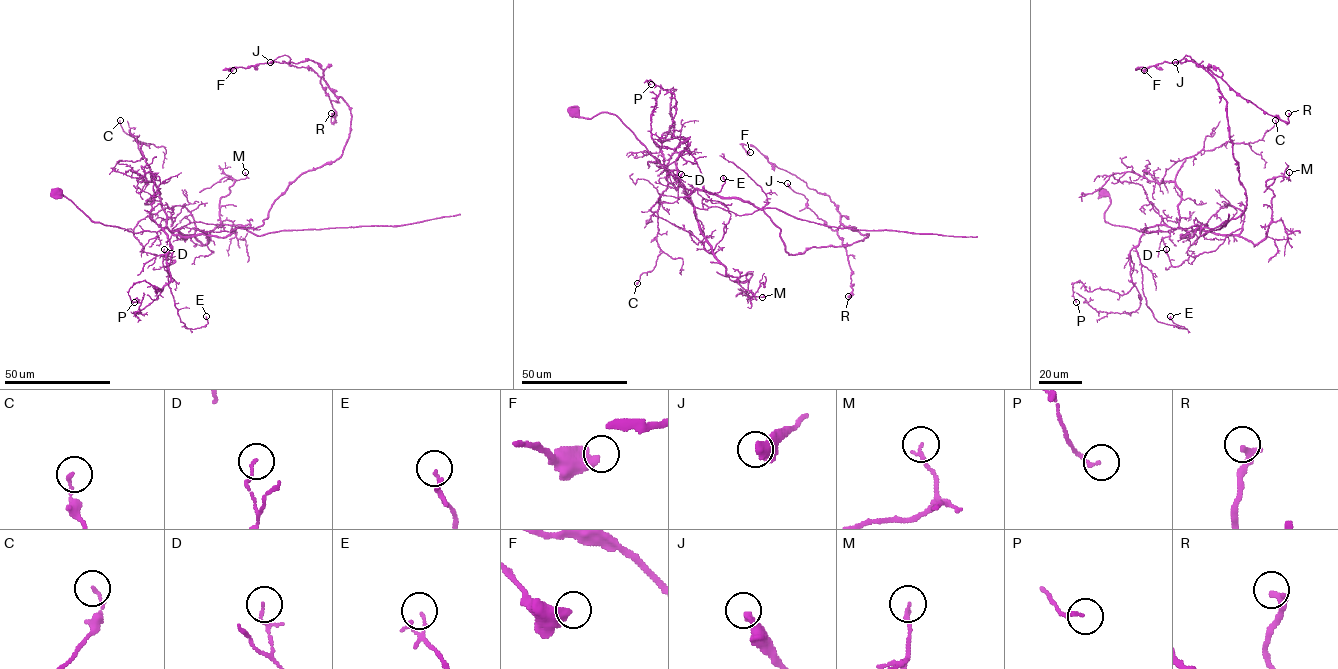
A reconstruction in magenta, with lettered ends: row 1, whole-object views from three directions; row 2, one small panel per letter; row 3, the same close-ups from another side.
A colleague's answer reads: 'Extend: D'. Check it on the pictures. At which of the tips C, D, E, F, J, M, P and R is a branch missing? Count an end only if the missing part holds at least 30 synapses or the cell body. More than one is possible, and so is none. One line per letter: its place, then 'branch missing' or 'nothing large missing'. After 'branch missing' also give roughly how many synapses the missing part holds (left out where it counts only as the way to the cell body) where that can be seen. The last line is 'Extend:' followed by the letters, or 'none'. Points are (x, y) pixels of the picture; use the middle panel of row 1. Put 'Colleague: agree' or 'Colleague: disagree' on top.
Colleague: disagree
C: at (637, 283); nothing large missing
D: at (681, 174); nothing large missing
E: at (723, 178); nothing large missing
F: at (750, 152); nothing large missing
J: at (787, 183); nothing large missing
M: at (762, 297); nothing large missing
P: at (651, 84); nothing large missing
R: at (848, 296); nothing large missing
Extend: none

